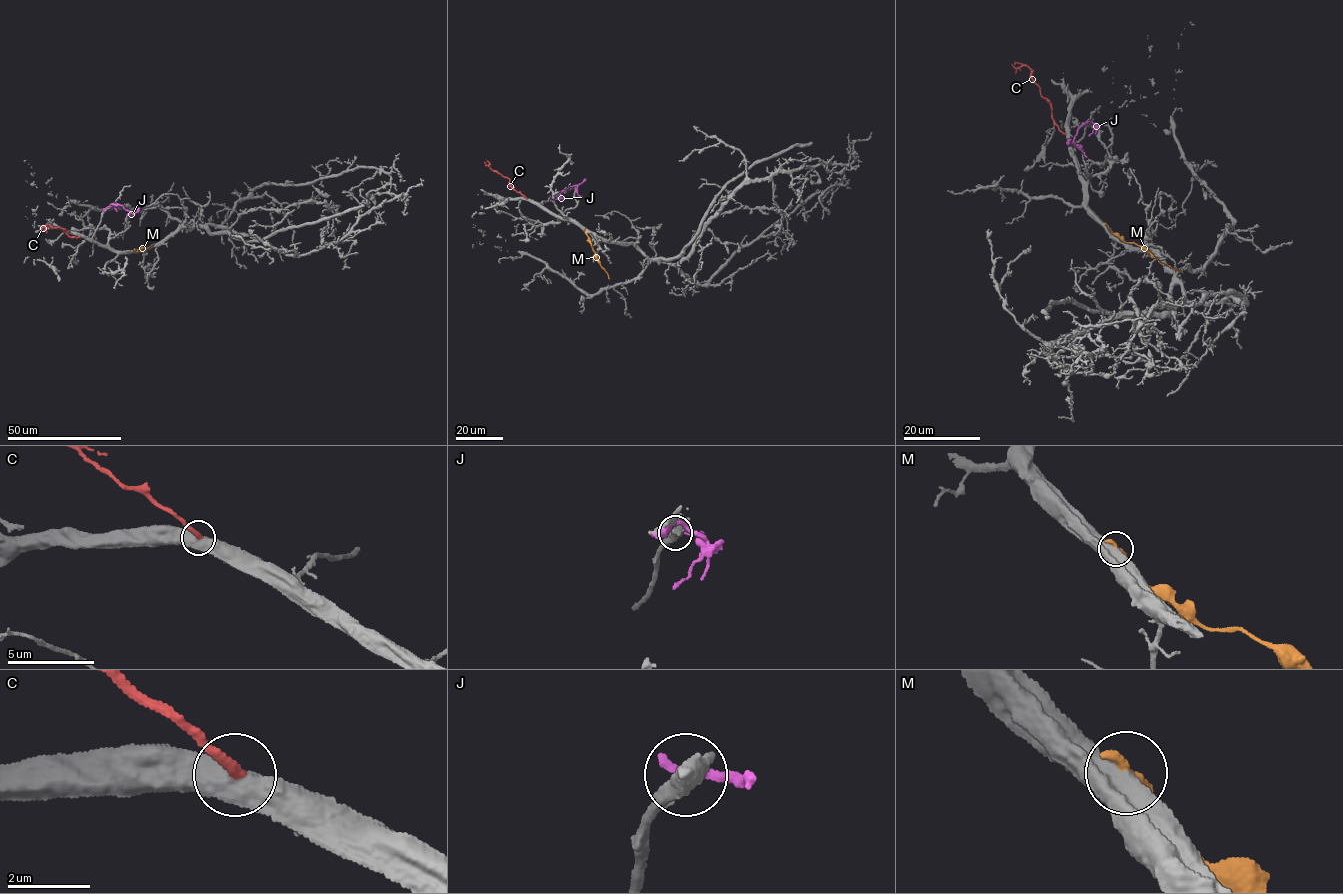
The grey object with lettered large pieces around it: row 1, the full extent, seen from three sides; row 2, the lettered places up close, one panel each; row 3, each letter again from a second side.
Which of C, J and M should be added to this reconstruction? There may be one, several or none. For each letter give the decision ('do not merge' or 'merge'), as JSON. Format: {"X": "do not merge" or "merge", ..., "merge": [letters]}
{"C": "merge", "J": "do not merge", "M": "do not merge", "merge": ["C"]}

